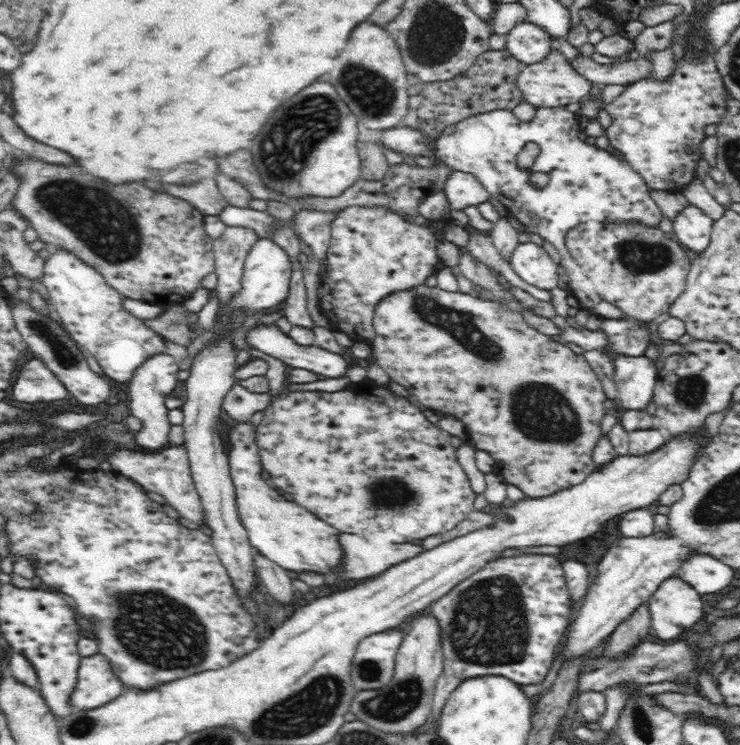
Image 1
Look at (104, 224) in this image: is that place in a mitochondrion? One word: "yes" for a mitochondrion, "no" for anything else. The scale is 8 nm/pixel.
yes

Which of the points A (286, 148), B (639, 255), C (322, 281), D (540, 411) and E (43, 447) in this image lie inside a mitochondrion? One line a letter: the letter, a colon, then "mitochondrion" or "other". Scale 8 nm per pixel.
A: mitochondrion
B: mitochondrion
C: other
D: mitochondrion
E: other

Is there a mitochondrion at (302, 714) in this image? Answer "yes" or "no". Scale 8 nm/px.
yes

